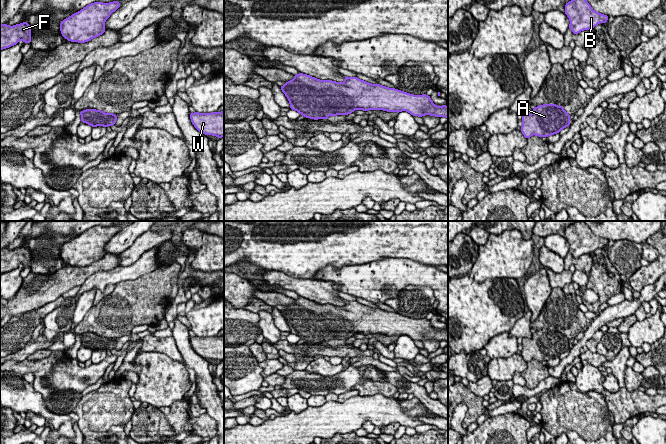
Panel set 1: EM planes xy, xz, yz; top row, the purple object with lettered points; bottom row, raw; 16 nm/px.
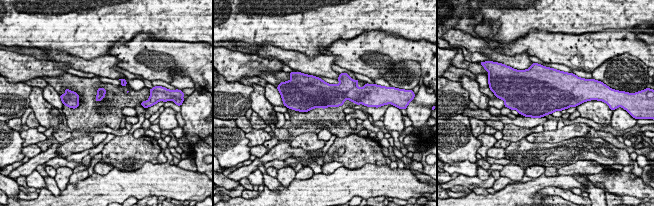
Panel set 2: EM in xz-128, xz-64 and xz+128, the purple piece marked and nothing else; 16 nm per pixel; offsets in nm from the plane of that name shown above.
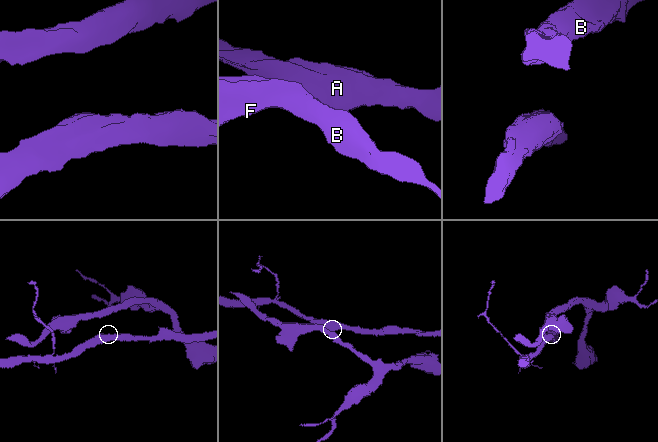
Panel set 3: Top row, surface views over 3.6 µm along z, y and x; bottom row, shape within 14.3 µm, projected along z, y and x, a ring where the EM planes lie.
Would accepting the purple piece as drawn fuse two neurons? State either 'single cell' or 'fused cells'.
single cell

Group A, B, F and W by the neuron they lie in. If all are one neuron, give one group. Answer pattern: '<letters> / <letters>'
A B F W

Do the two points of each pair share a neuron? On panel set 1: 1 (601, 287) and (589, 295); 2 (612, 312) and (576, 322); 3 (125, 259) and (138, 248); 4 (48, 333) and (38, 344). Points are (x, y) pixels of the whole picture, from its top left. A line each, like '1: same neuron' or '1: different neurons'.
1: different neurons
2: different neurons
3: same neuron
4: different neurons

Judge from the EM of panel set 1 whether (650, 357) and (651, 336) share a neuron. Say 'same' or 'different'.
same

